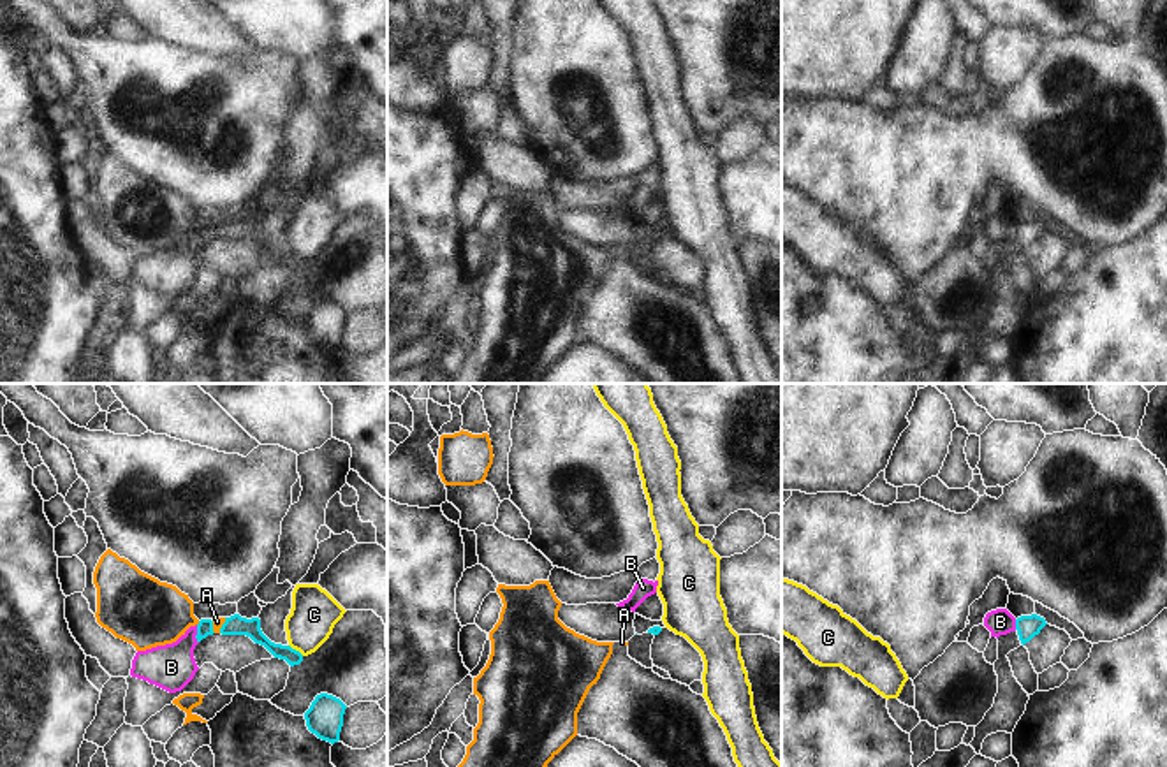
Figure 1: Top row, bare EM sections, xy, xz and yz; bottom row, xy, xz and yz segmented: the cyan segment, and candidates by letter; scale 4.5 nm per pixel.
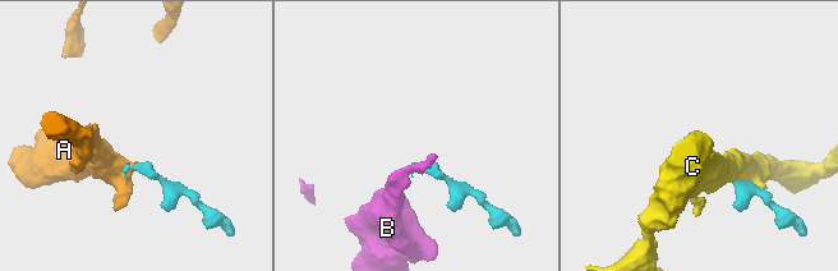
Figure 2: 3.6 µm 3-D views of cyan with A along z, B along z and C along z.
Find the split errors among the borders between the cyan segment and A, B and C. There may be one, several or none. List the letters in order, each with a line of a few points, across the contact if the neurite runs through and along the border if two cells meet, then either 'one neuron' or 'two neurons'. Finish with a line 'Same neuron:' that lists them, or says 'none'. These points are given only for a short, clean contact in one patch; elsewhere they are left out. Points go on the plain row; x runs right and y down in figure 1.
A: line xy (205, 233), (199, 229), (173, 220), (146, 219); one neuron
B: line xy (196, 231), (198, 248); two neurons
C: two neurons
Same neuron: A

